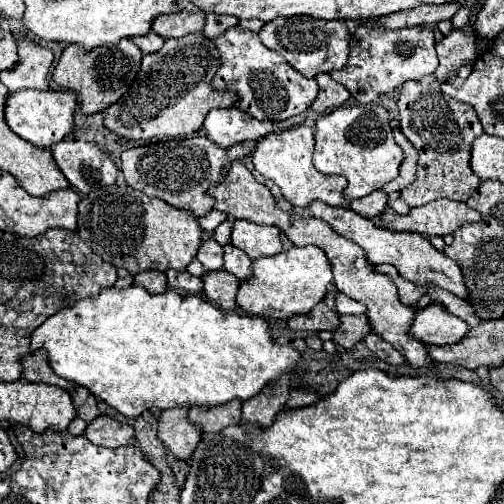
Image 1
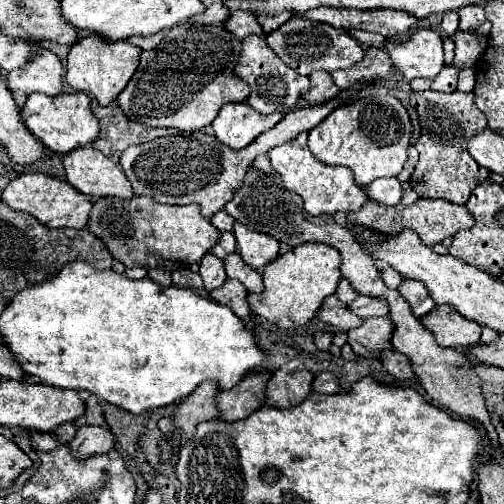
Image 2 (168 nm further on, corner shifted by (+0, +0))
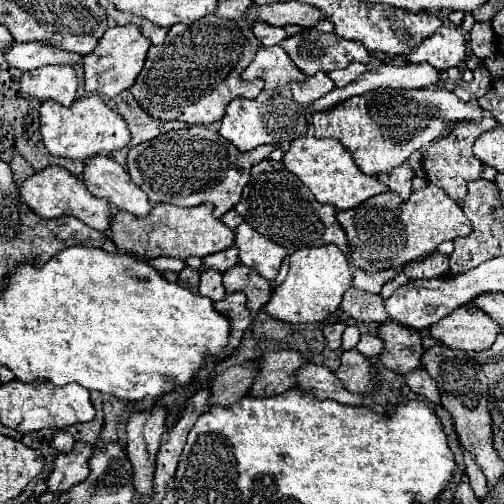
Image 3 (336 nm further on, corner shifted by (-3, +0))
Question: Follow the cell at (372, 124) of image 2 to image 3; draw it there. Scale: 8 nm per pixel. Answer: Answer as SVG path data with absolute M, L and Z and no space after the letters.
M427 87L427 89L375 89L367 95L359 95L353 99L347 99L339 105L335 105L329 111L317 111L313 113L313 131L315 137L333 137L343 143L345 149L353 153L353 159L367 175L377 175L383 171L391 171L393 167L405 163L413 151L419 151L421 147L427 147L431 141L435 141L445 131L451 131L451 127L459 121L479 121L483 117L481 105L473 101L461 101L453 91L441 89L441 87Z

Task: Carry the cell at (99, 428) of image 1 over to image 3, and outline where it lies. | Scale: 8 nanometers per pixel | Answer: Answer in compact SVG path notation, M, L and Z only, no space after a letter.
M75 443L71 453L59 453L55 459L55 469L47 479L47 491L63 493L73 485L87 479L89 471L85 471L85 463L93 455L93 447L87 443Z

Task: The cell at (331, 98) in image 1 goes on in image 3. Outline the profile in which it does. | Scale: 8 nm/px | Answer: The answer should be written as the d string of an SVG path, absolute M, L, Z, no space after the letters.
M317 73L313 77L307 77L303 83L291 83L291 91L293 91L293 99L299 105L309 105L315 99L327 95L329 91L333 91L333 81L327 77L327 73Z

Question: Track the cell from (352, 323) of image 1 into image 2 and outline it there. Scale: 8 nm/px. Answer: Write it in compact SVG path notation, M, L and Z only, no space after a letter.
M370 317L364 319L364 323L356 329L348 331L348 345L352 345L356 355L362 357L380 357L380 349L392 347L390 337L392 337L394 325L388 317Z

